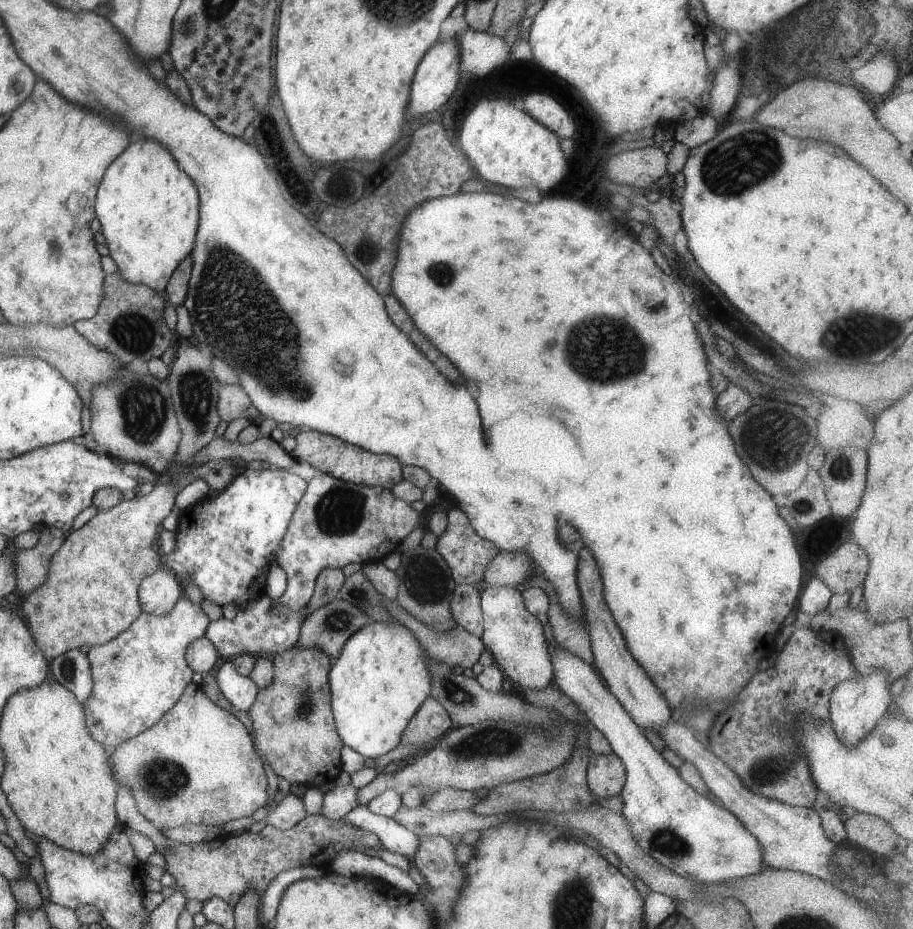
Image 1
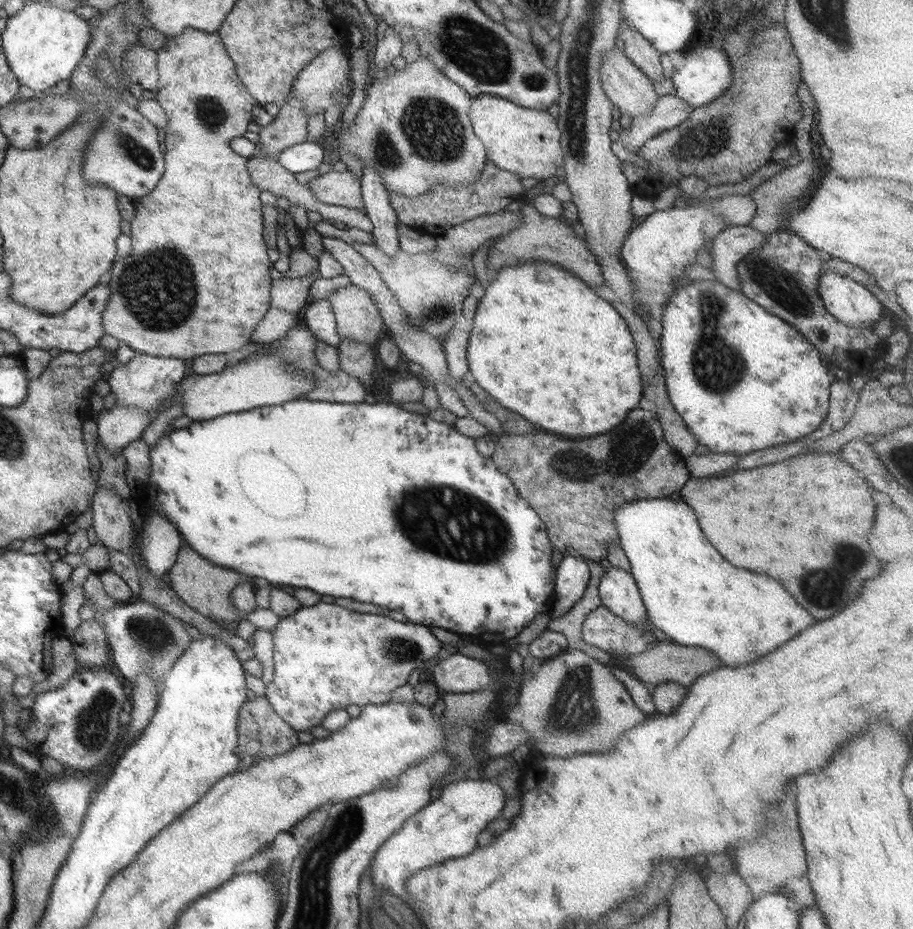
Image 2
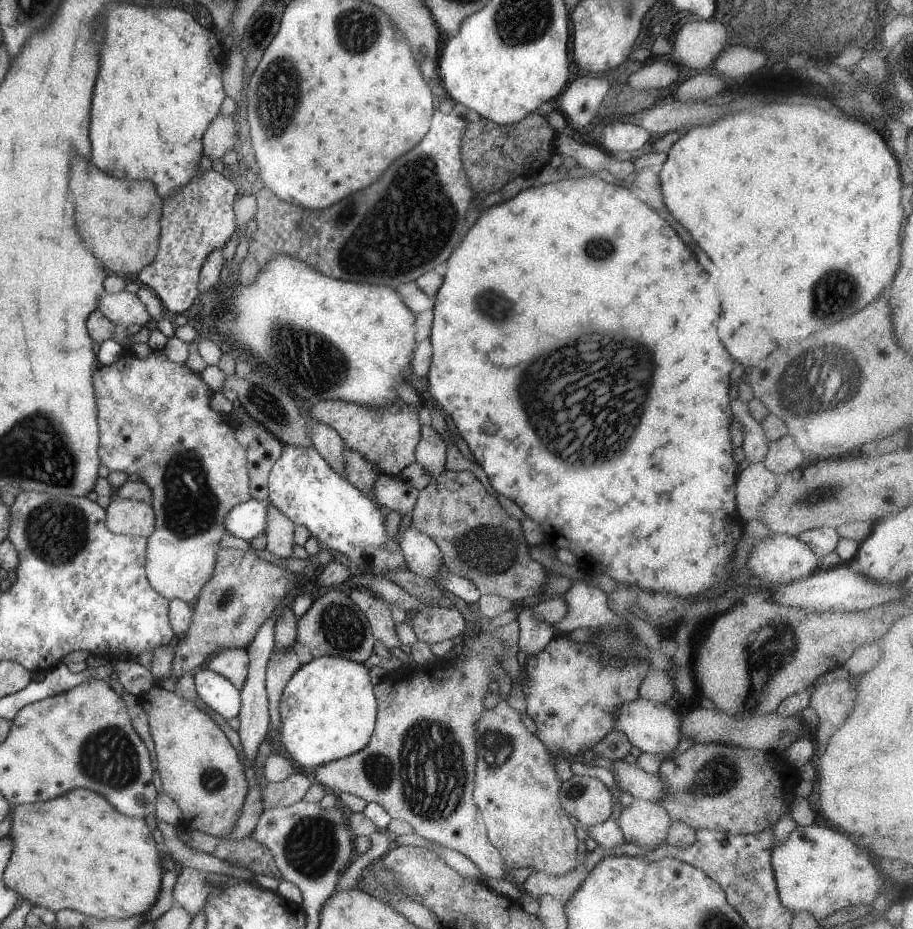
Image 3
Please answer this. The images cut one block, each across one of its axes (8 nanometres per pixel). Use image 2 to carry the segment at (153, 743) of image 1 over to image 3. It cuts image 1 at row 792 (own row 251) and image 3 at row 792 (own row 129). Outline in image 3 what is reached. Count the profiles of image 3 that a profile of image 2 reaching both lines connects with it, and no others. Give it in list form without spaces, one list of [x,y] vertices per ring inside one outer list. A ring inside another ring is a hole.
[[[153,684],[137,698],[147,715],[162,791],[179,807],[191,830],[227,837],[242,811],[247,781],[240,756],[225,733],[192,702]]]

